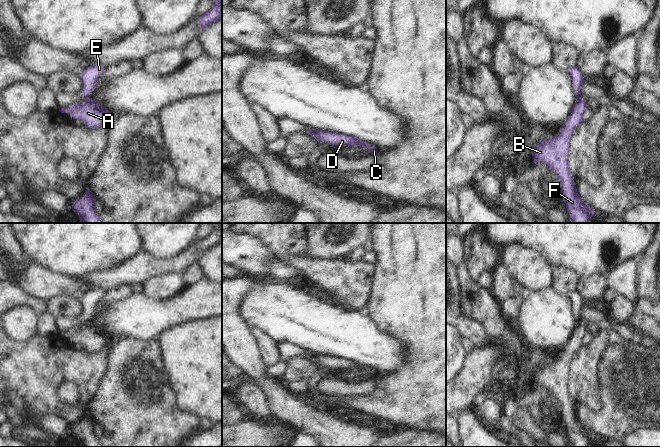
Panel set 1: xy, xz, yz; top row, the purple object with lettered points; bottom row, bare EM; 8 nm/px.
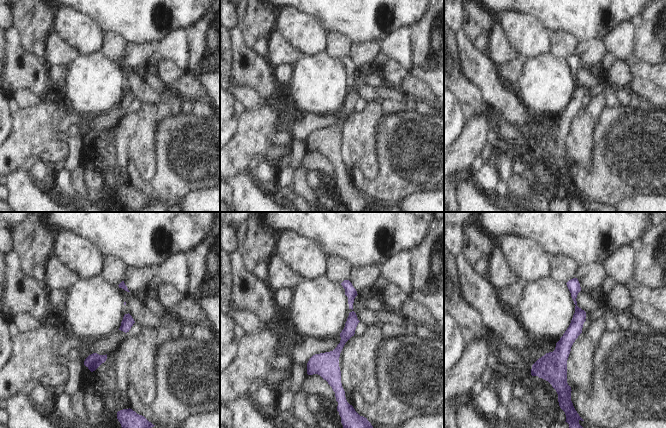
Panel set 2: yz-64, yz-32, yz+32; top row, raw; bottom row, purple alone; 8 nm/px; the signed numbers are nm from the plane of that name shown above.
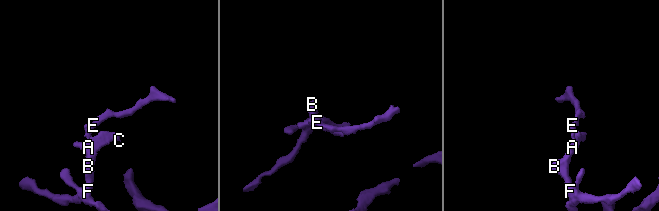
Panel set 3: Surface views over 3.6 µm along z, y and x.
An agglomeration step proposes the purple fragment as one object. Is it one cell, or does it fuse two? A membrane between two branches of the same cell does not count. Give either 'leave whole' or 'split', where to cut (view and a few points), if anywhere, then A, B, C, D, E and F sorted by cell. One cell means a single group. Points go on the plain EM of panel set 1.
split; cut yz (581, 319), (577, 322); groups A B C D F / E

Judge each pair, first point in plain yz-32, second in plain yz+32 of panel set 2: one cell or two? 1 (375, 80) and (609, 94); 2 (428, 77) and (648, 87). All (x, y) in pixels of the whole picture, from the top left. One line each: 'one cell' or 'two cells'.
1: two cells
2: two cells

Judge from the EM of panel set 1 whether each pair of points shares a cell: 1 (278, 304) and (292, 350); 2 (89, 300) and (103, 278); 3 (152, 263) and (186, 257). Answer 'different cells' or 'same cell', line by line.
1: different cells
2: different cells
3: same cell

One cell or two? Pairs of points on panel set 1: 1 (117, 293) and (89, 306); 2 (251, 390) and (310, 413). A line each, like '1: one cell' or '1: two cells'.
1: two cells
2: two cells

